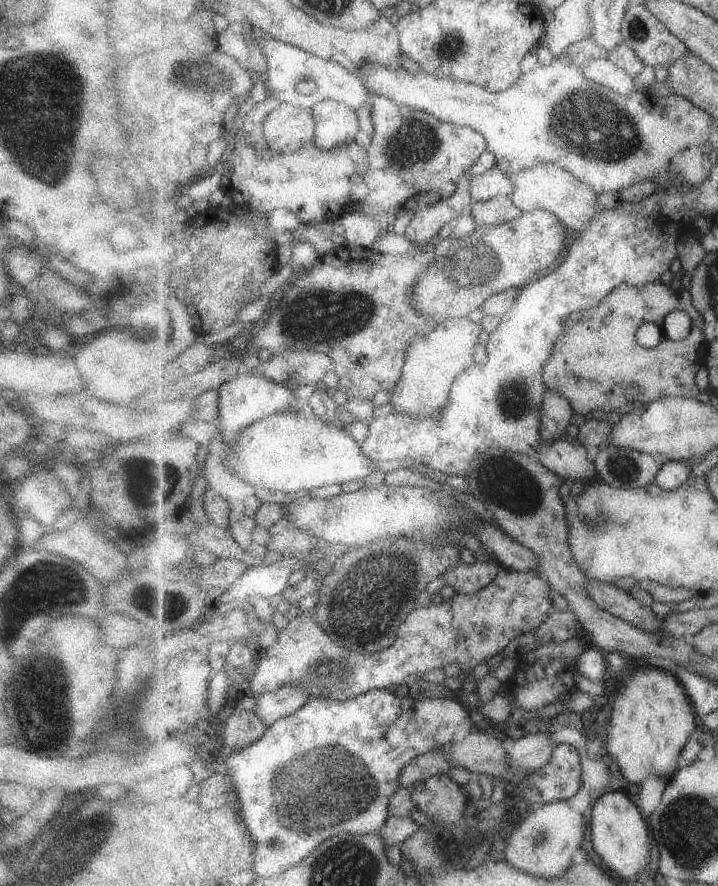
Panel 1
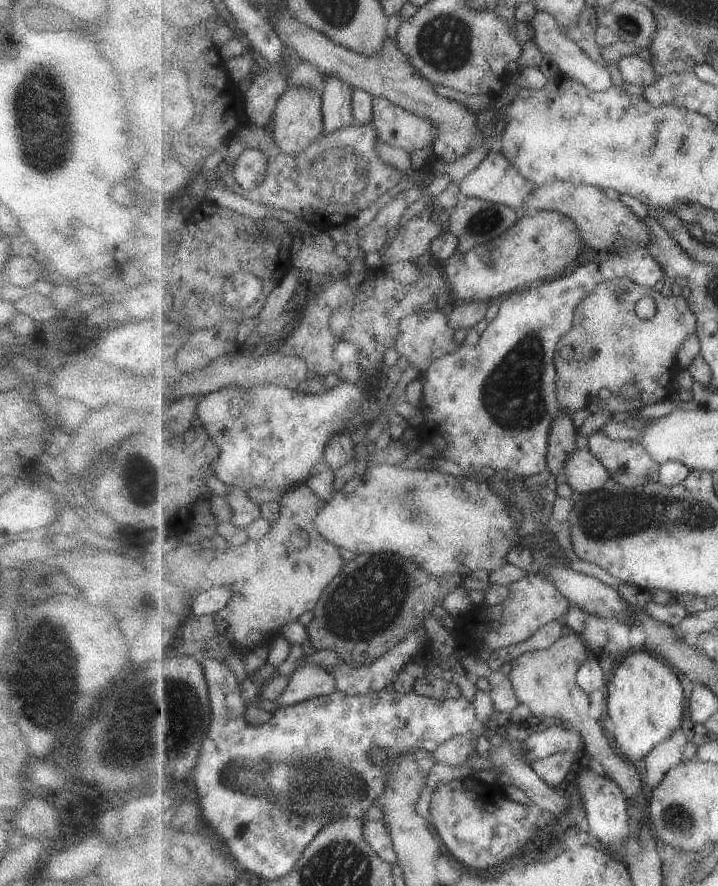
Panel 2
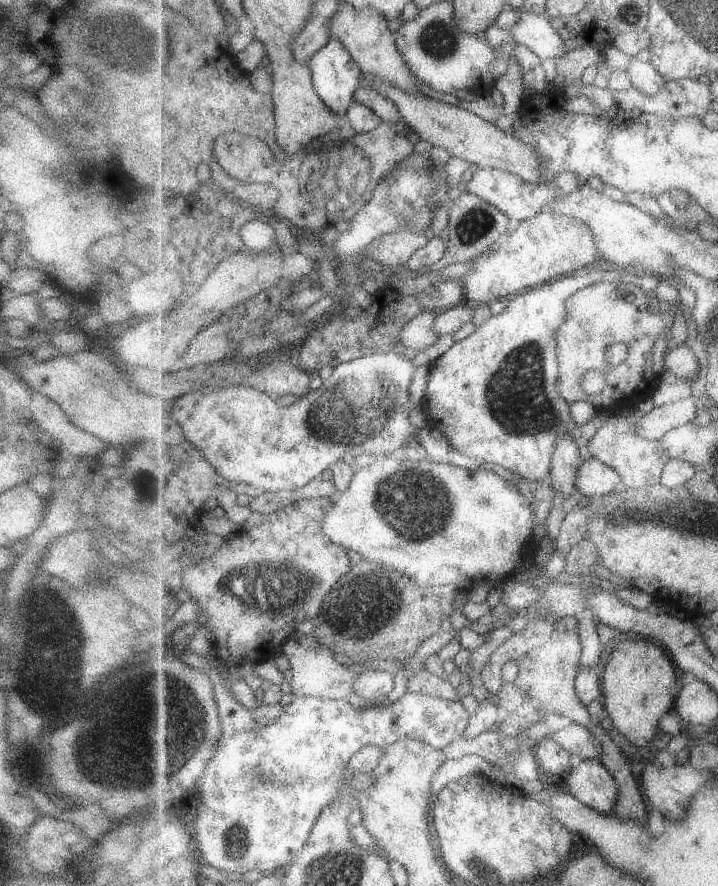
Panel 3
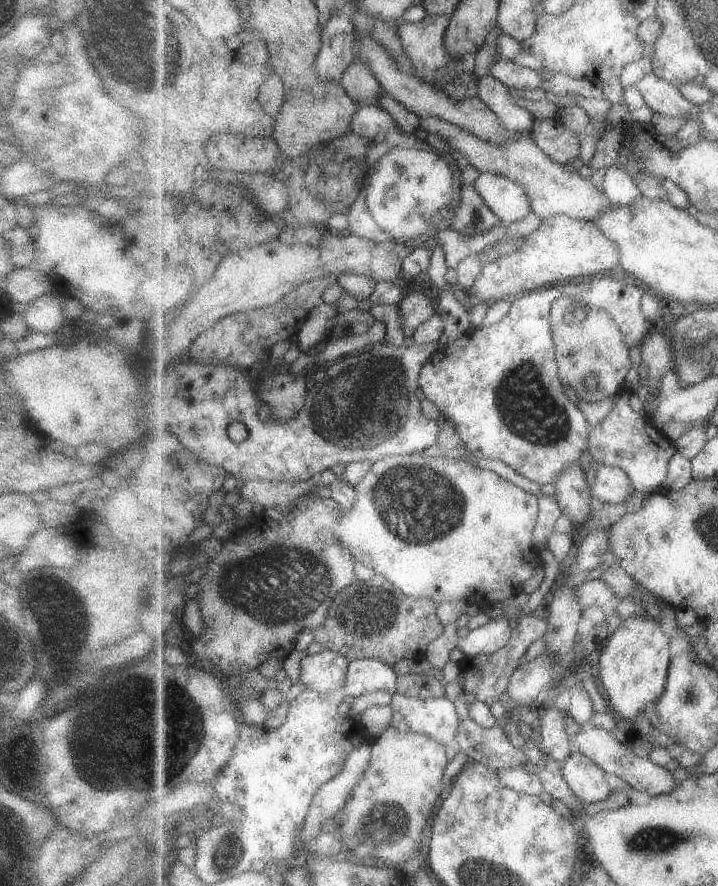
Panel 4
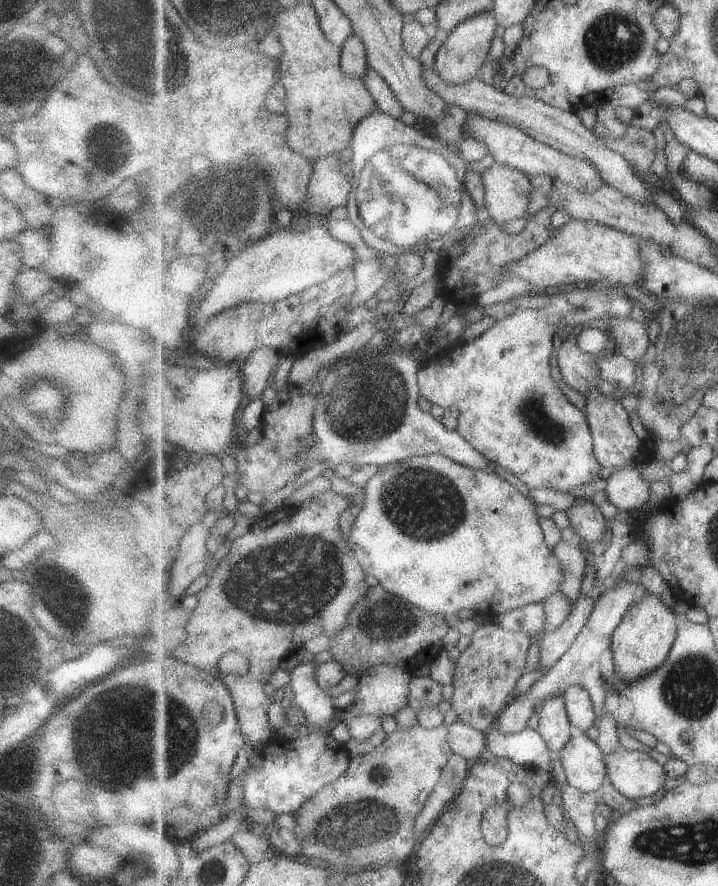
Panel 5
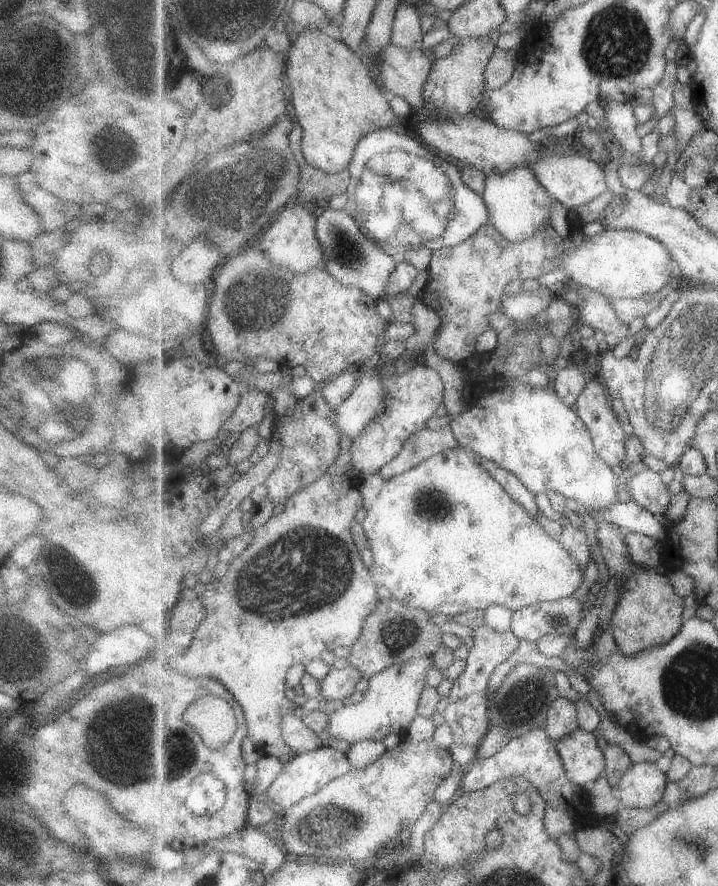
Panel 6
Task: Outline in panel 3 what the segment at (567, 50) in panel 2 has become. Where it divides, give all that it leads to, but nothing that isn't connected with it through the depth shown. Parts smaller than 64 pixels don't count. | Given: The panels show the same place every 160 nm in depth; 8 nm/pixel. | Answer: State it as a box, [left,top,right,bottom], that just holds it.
[507,10,565,61]

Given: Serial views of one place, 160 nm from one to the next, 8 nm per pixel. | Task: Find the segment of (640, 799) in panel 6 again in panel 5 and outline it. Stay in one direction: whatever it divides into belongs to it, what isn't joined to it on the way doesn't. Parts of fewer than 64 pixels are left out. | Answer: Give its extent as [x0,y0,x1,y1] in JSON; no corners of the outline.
[605,745,667,800]

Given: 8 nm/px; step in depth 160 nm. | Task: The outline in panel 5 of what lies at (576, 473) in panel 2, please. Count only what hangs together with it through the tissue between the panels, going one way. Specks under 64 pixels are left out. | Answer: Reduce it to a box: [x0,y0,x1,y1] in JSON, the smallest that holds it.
[605,468,651,510]

